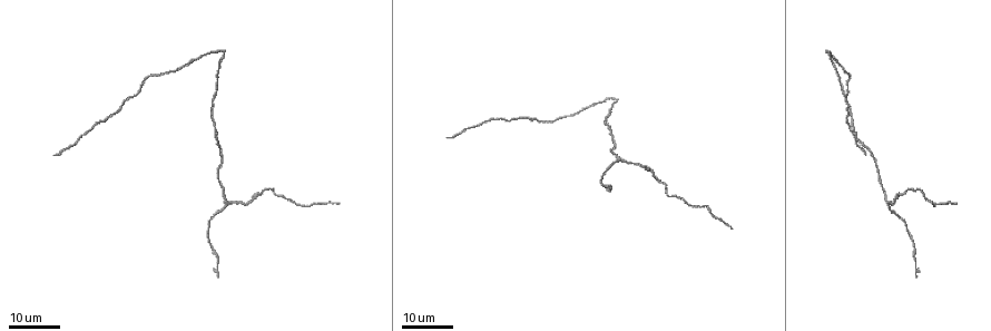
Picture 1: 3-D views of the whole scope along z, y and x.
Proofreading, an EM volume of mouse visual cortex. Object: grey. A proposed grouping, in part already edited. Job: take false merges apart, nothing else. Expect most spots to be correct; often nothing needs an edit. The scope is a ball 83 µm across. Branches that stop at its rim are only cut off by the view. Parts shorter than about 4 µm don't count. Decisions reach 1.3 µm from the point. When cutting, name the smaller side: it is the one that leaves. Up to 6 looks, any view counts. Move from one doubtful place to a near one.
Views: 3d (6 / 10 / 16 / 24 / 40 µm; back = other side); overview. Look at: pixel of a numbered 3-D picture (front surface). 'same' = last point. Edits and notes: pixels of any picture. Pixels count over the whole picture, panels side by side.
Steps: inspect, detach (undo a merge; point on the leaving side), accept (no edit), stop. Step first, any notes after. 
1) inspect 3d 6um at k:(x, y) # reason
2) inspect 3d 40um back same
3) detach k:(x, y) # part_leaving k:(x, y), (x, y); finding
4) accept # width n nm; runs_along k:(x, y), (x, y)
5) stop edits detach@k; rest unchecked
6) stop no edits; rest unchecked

inspect 3d 16um at 1:(915, 245) # thick turns thin

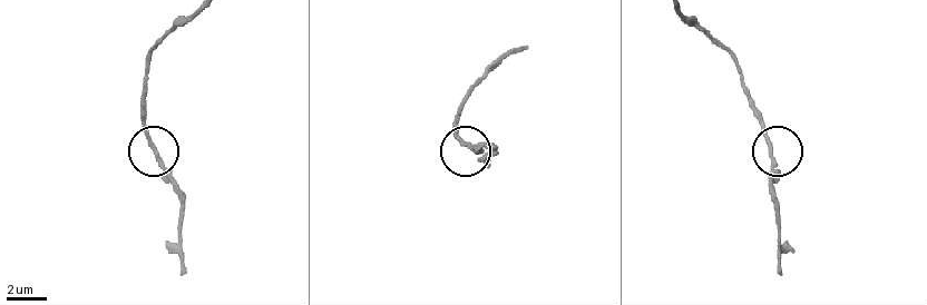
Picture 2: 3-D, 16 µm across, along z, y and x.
inspect 3d 10um at 2:(771, 154)

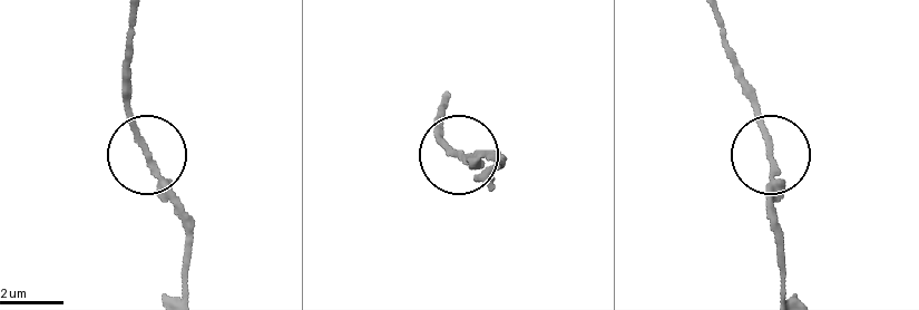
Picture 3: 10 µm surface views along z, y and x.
accept # continuous, no second neuron

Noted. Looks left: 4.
inspect 3d 24um at 1:(653, 171) # calibre changes

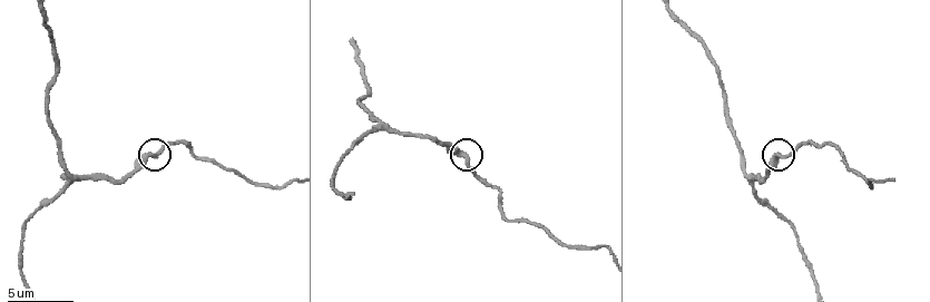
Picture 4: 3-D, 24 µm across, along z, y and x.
inspect 3d 10um at 4:(463, 157)

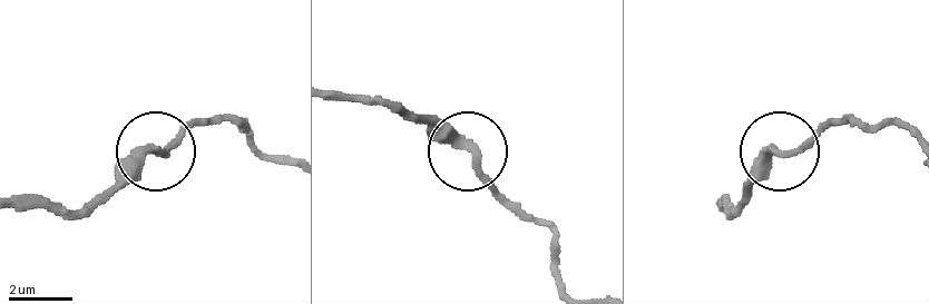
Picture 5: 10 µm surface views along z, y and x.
accept # runs_along 5:(18, 205), (90, 211), (146, 157), (223, 119); one neuron here

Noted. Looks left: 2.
inspect 3d 10um at 4:(350, 148) # sudden change in width

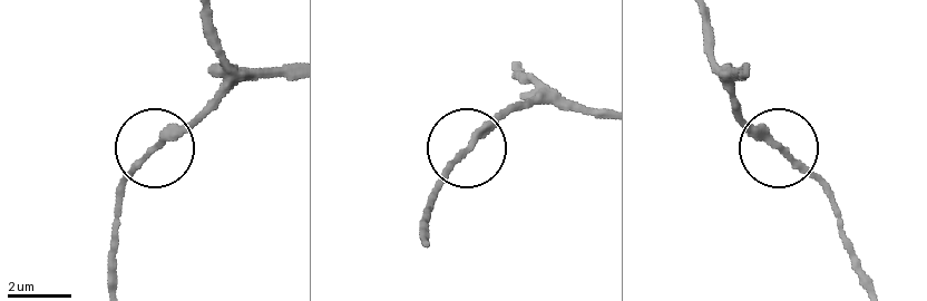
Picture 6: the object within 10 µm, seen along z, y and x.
accept # runs_along 6:(205, 10), (215, 90), (117, 191); all the same neuron

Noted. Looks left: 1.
stop no edits; rest unchecked

